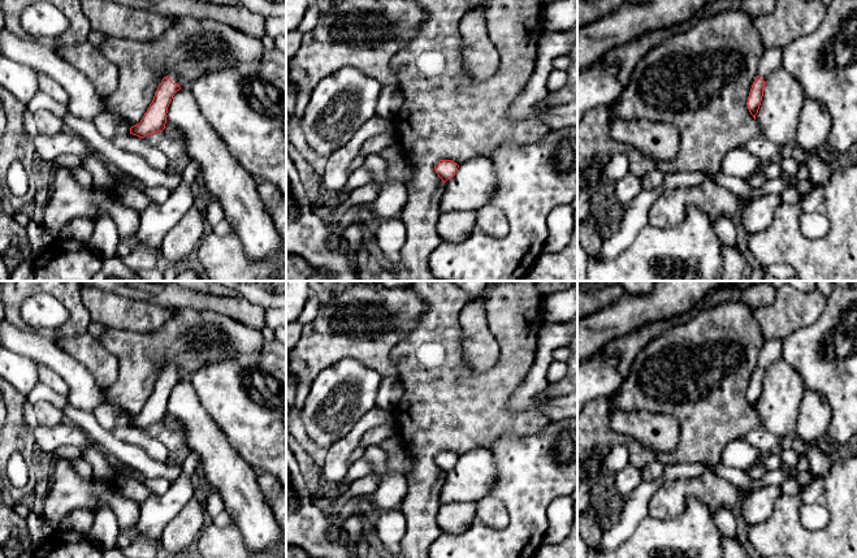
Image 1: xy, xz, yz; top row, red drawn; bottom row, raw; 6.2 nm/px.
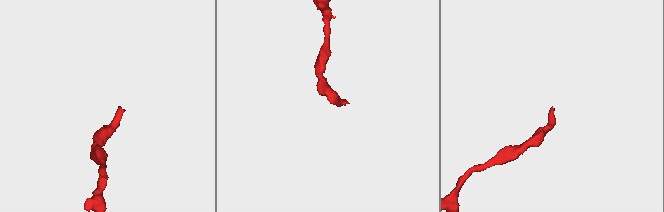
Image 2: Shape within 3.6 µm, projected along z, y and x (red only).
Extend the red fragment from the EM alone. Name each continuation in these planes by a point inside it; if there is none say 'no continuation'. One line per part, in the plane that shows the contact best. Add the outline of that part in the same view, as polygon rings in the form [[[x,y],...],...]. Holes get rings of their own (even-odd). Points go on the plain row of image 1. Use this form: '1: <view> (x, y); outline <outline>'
no continuation

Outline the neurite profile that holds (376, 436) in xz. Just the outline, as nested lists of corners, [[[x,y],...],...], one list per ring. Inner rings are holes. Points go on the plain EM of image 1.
[[[390,415],[384,424],[369,429],[362,437],[360,444],[367,449],[369,446],[381,445],[384,441],[389,440],[393,436],[399,436],[399,429],[393,415]]]

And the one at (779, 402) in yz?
[[[783,358],[775,360],[765,372],[762,393],[756,406],[759,424],[780,438],[793,434],[804,392],[805,385],[797,371]]]

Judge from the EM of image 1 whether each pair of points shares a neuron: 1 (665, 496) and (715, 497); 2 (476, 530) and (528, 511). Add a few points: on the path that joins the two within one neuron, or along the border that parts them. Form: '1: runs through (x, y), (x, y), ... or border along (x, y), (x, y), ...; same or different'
1: runs through (678, 492), (702, 491); same
2: runs through (489, 535), (505, 535), (515, 524); same

